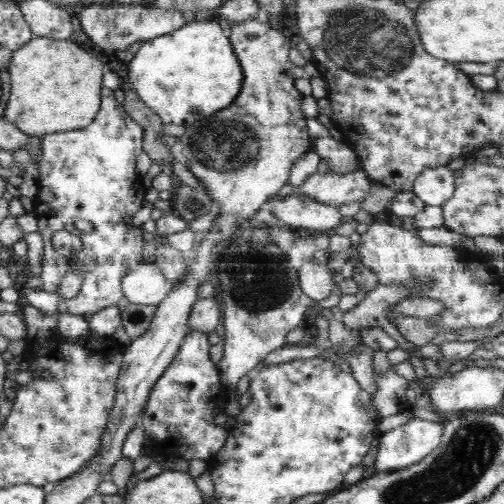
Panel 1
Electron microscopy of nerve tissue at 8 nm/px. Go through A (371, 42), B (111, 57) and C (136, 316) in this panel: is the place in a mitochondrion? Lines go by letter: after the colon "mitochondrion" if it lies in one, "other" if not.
A: mitochondrion
B: other
C: mitochondrion

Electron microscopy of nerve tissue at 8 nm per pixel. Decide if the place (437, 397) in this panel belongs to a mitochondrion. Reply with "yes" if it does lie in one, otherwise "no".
no

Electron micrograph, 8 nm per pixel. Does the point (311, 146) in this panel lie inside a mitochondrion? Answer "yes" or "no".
no

